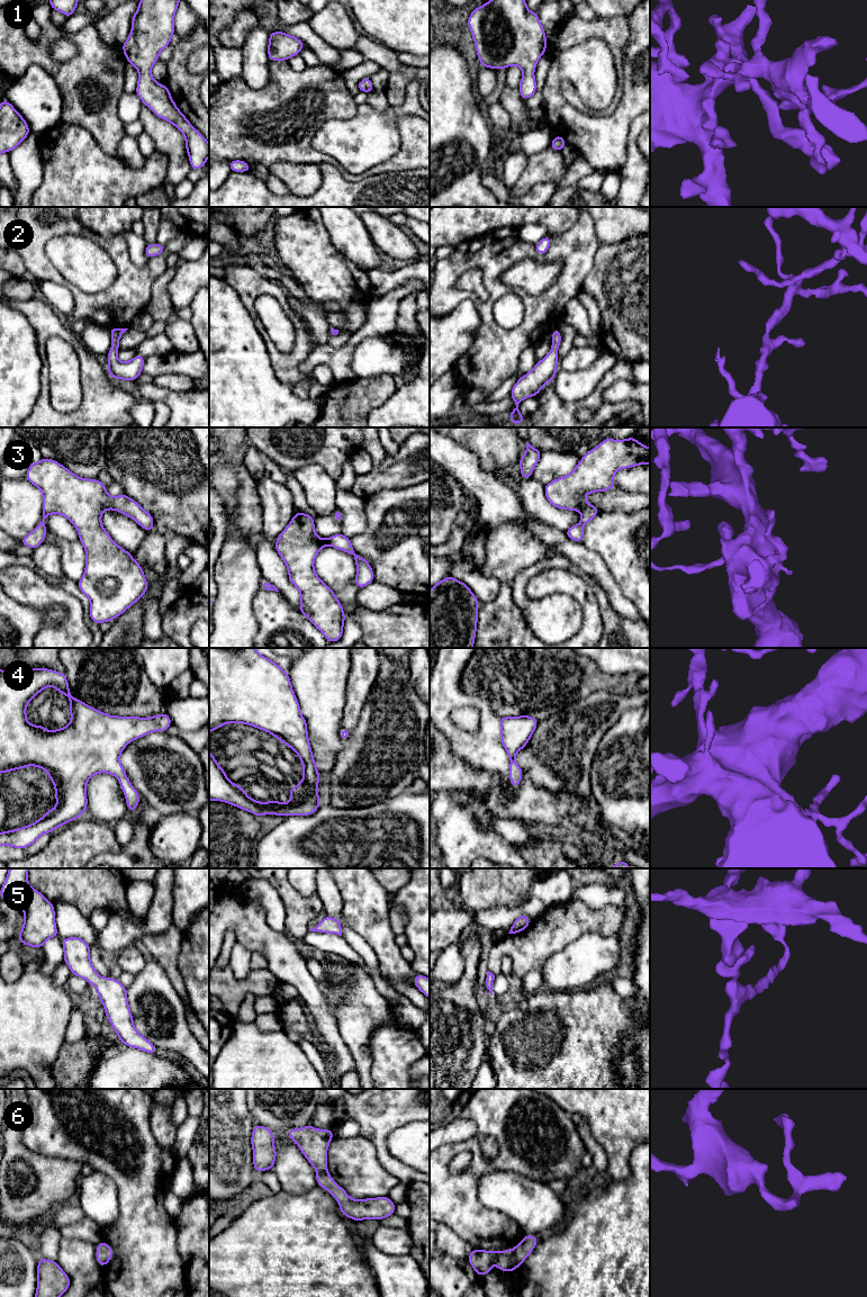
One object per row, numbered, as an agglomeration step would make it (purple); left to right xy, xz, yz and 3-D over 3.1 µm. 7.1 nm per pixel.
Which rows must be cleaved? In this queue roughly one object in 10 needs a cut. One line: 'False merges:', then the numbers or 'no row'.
False merges: no row

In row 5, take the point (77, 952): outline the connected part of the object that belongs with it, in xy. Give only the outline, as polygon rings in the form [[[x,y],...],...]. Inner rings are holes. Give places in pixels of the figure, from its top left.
[[[80,937],[62,938],[62,946],[64,951],[63,962],[70,967],[72,974],[96,987],[106,1017],[123,1045],[156,1054],[157,1048],[141,1035],[134,1026],[127,988],[119,980],[101,978],[94,970],[90,961],[91,946]]]

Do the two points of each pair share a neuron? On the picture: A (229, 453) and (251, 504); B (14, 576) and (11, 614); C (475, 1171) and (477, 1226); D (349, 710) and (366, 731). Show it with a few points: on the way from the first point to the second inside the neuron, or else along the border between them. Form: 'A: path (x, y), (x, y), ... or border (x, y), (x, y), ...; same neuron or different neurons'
A: border (243, 464), (237, 471), (237, 498); different neurons
B: border (11, 597), (37, 609); different neurons
C: path (469, 1185), (469, 1213); same neuron
D: border (368, 696), (358, 723), (351, 730); different neurons

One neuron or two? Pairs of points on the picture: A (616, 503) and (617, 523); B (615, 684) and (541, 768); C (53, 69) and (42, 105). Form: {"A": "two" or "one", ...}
{"A": "two", "B": "two", "C": "two"}

